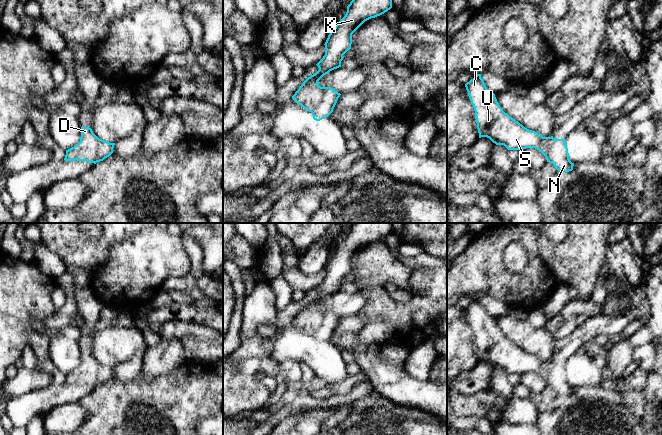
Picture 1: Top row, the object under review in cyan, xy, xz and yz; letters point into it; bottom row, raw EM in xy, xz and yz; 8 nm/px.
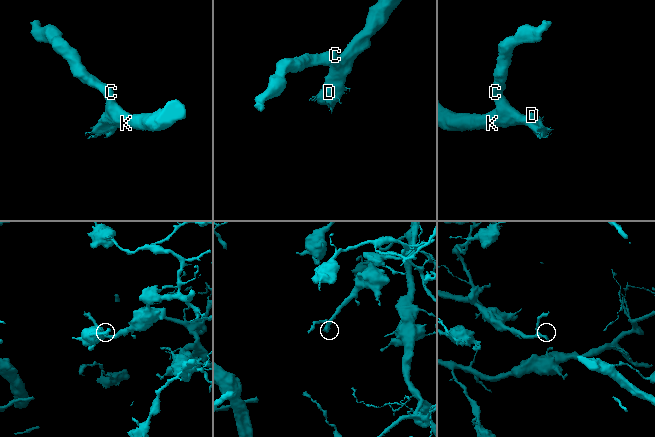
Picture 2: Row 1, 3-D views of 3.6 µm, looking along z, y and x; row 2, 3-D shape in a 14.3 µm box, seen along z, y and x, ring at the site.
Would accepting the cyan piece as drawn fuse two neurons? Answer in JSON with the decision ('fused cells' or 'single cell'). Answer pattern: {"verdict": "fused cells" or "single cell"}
{"verdict": "single cell"}

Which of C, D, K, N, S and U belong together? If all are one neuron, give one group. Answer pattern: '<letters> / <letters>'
C D K N S U

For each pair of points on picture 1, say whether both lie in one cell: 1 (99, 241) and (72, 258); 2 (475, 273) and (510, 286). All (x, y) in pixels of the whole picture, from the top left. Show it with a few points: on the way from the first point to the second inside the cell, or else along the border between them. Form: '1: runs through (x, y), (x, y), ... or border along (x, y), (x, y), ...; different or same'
1: runs through (92, 245), (84, 246), (79, 251); same
2: runs through (484, 273), (501, 284); same

